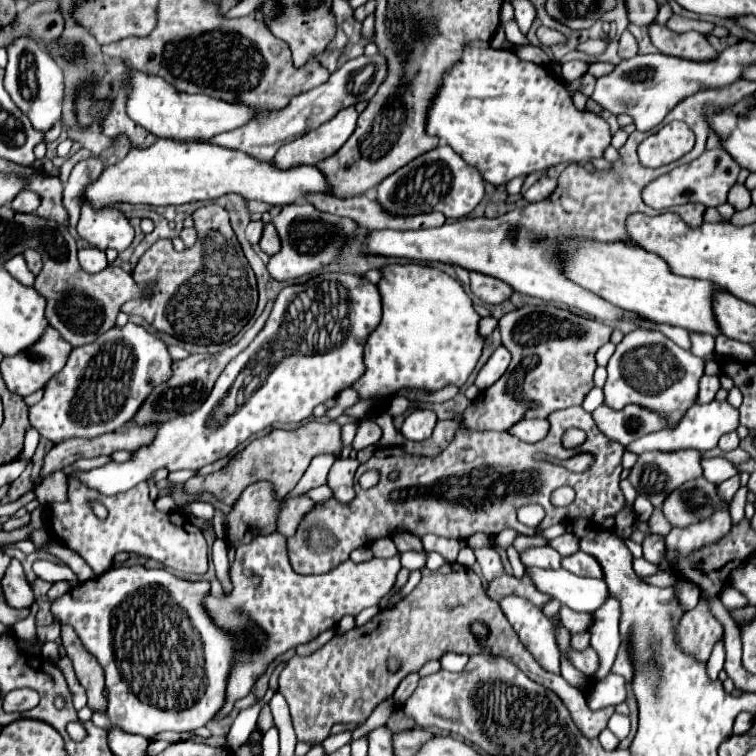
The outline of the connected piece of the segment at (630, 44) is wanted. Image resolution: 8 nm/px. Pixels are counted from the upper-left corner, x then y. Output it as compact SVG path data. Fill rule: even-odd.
M627 29L625 33L621 35L621 39L619 39L619 49L617 49L617 53L619 53L621 59L629 59L629 57L635 57L635 55L639 53L637 39L635 39Z

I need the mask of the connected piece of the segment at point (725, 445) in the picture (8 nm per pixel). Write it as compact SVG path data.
M733 431L733 433L727 433L725 437L719 439L719 449L721 449L721 451L733 451L733 449L737 449L737 447L739 447L739 437L737 437L735 431Z

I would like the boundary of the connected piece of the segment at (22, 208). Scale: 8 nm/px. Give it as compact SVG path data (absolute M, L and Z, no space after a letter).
M21 191L9 205L19 213L33 213L39 207L39 197L33 191Z

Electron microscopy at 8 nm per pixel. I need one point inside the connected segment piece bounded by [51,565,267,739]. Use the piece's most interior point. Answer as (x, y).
(166, 663)

